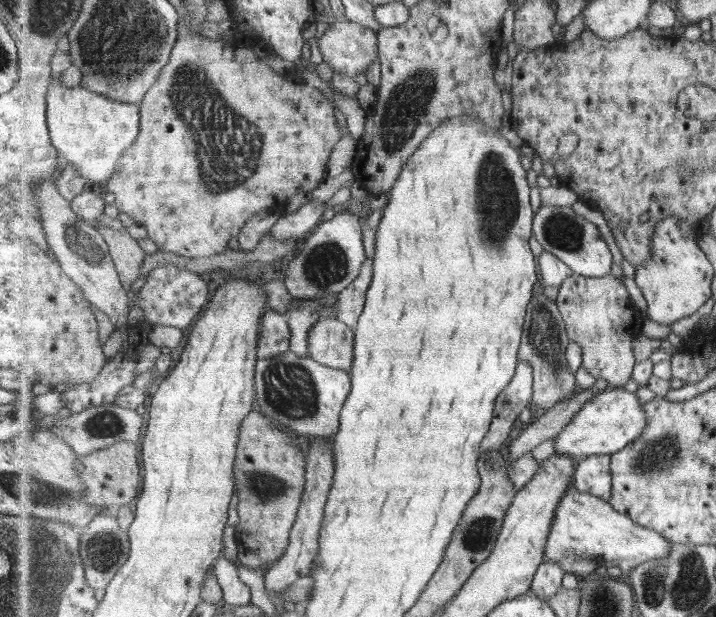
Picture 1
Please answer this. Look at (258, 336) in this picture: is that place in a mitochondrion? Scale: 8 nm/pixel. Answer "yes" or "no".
no

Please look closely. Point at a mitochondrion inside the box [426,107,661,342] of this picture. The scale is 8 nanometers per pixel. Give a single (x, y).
(497, 196)

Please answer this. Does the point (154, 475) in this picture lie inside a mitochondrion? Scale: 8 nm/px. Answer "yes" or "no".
no

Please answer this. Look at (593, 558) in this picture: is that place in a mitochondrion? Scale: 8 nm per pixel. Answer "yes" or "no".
yes

